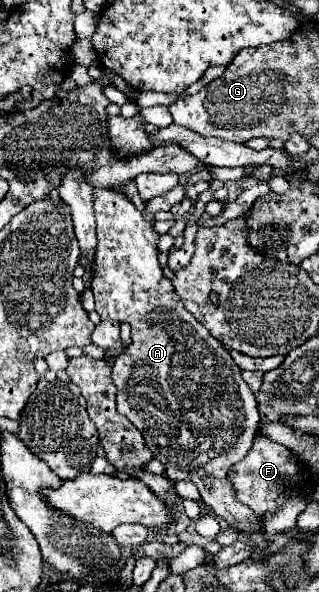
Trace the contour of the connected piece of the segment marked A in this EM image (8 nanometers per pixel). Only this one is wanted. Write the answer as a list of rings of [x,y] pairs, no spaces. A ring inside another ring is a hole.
[[[115,187],[95,189],[93,207],[97,217],[97,247],[93,261],[91,291],[95,295],[95,309],[101,319],[125,321],[131,325],[131,347],[125,359],[113,361],[113,383],[117,385],[117,411],[125,415],[145,437],[145,445],[153,451],[155,459],[165,465],[165,473],[171,481],[187,479],[193,481],[201,493],[201,499],[219,515],[223,521],[239,527],[245,533],[257,533],[253,537],[255,549],[263,551],[267,541],[261,537],[261,523],[243,503],[235,499],[235,491],[227,479],[231,465],[241,461],[253,439],[257,437],[259,411],[253,391],[241,377],[241,369],[231,359],[229,351],[221,341],[211,337],[207,329],[183,307],[175,295],[171,281],[163,275],[159,265],[159,233],[153,223],[131,203],[131,199]]]

